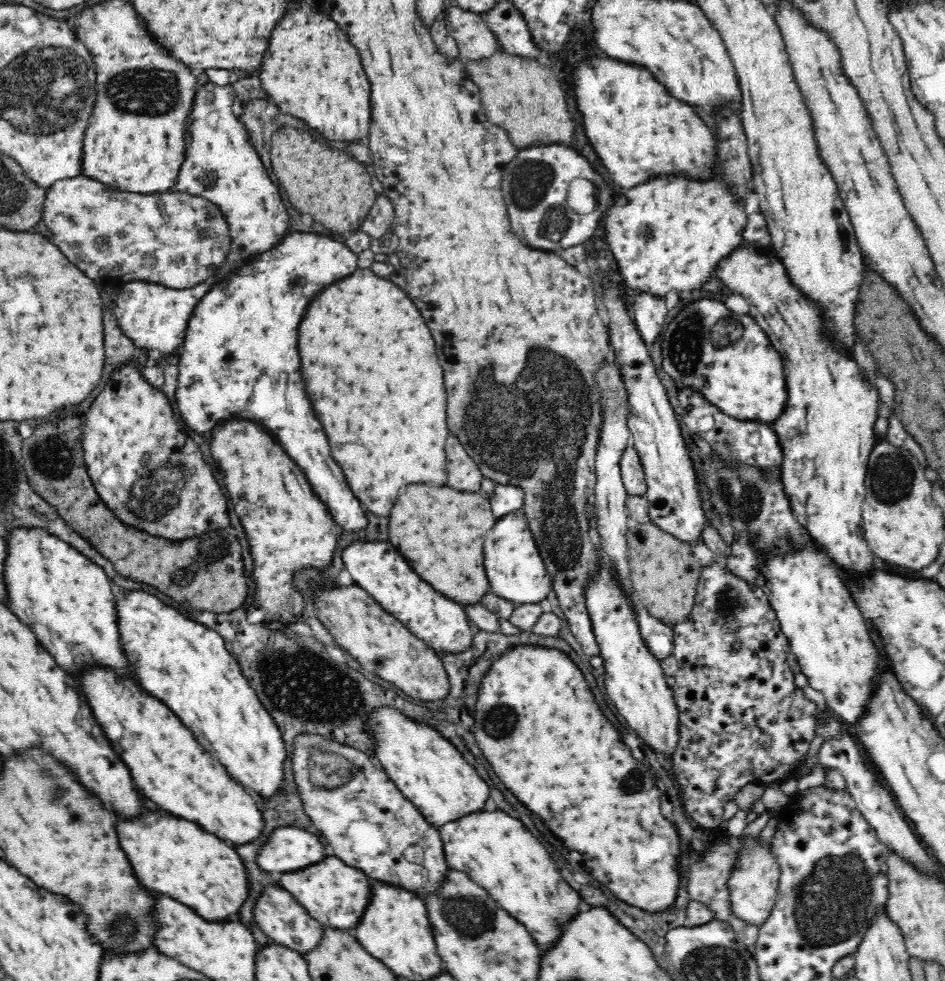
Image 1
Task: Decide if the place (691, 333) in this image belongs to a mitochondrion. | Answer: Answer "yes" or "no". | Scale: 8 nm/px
yes

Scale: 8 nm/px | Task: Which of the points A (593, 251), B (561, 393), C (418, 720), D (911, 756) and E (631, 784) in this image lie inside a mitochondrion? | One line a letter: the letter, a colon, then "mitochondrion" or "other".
A: other
B: mitochondrion
C: other
D: other
E: mitochondrion

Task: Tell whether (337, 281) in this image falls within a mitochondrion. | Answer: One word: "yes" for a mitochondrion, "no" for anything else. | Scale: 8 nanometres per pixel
no

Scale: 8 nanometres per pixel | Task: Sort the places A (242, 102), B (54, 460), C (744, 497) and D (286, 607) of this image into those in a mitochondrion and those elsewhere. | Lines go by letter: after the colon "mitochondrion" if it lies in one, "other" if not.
A: other
B: mitochondrion
C: mitochondrion
D: mitochondrion

